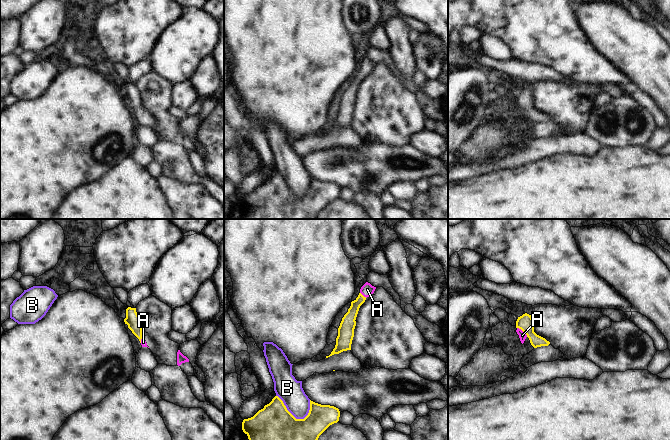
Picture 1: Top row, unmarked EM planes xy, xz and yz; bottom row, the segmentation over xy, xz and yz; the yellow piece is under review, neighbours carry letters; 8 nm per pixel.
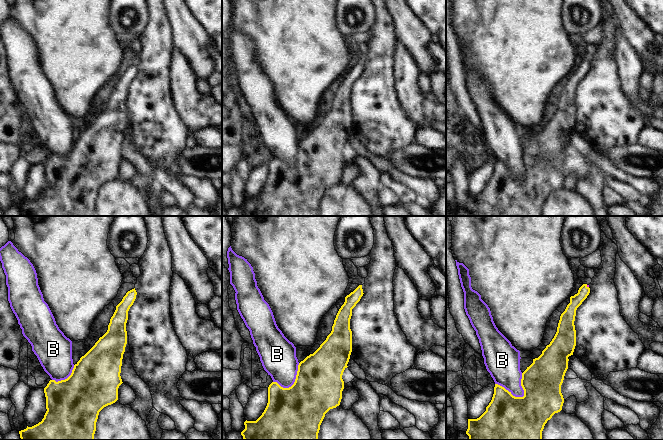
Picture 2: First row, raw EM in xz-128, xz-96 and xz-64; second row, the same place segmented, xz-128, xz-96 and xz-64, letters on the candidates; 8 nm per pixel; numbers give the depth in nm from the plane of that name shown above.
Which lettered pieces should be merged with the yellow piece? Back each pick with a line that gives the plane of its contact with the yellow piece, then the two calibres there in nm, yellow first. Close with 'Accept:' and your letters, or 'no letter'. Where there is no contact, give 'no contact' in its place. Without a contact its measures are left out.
A: contact in yz; calibres 130 and 60 nm
Accept: A

